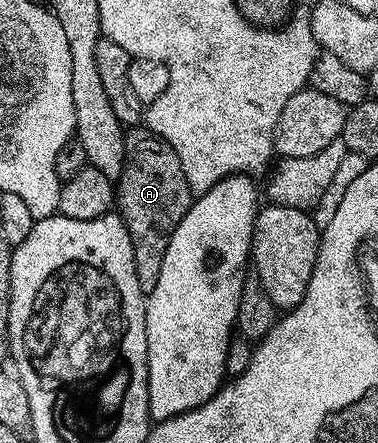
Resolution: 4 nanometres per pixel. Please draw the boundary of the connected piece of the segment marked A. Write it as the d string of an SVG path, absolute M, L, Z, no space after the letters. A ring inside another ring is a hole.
M135 126L124 138L124 166L117 181L117 215L129 230L133 242L133 266L137 270L137 282L144 293L150 294L161 275L161 262L165 262L165 250L169 250L169 238L173 230L185 218L191 208L193 193L181 170L181 158L146 126Z

